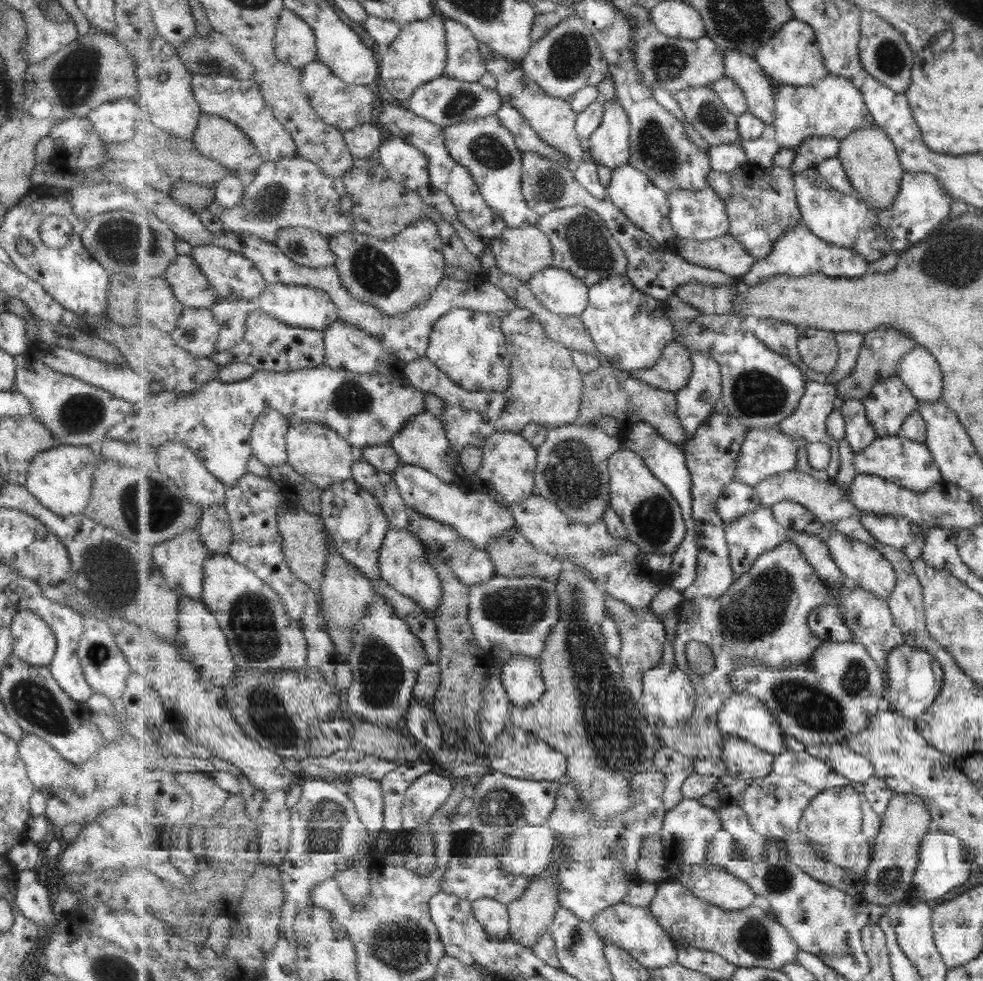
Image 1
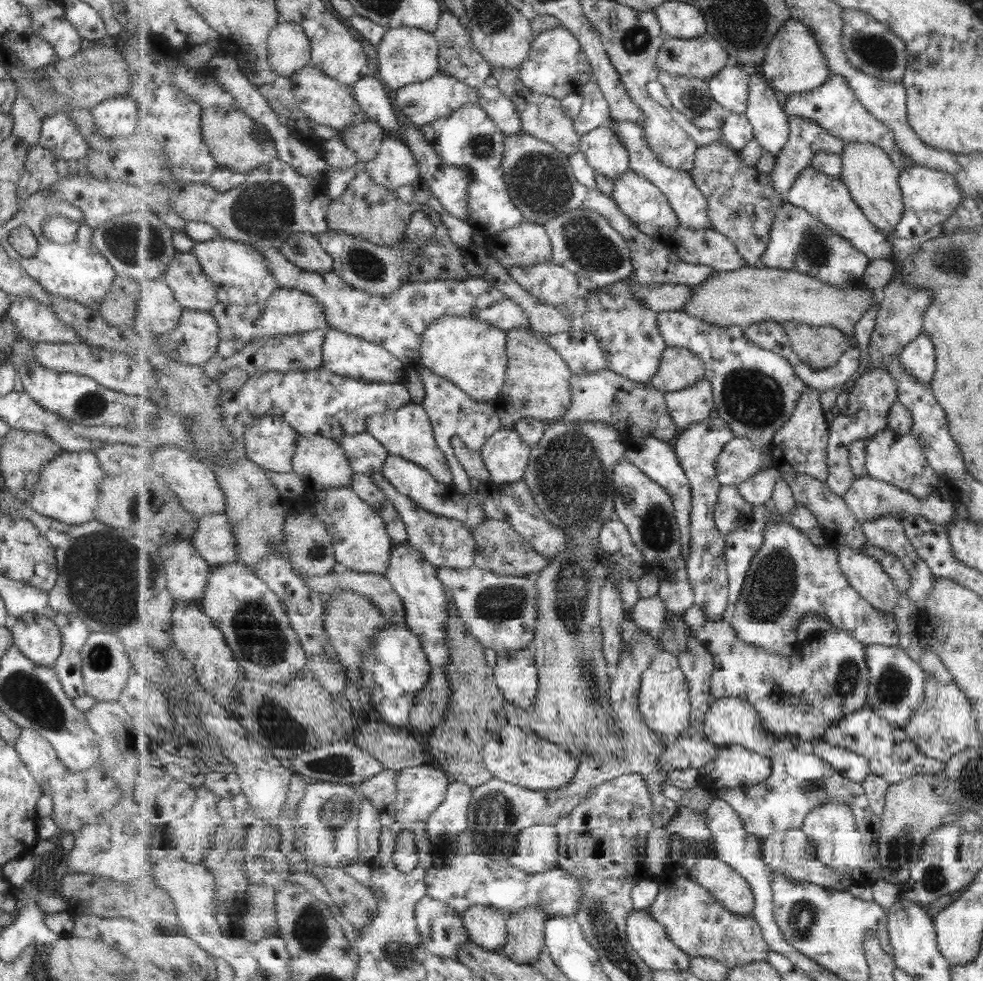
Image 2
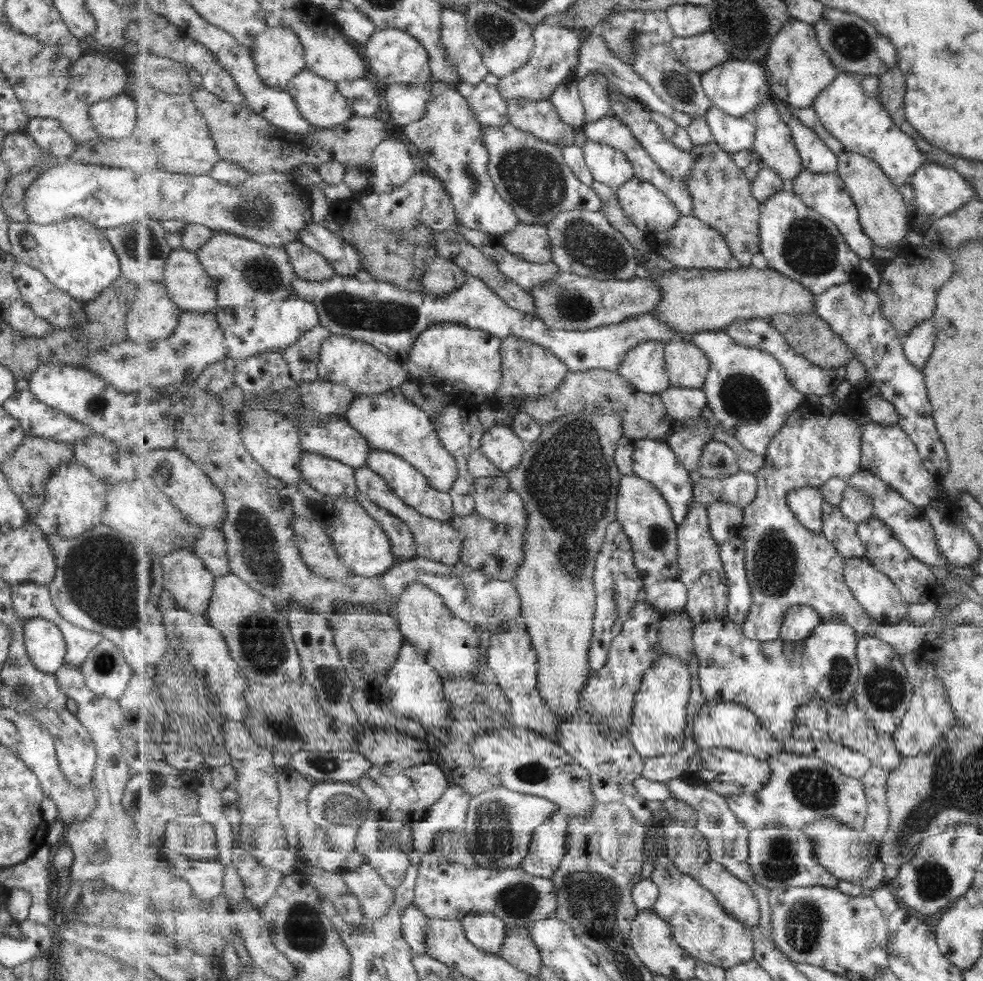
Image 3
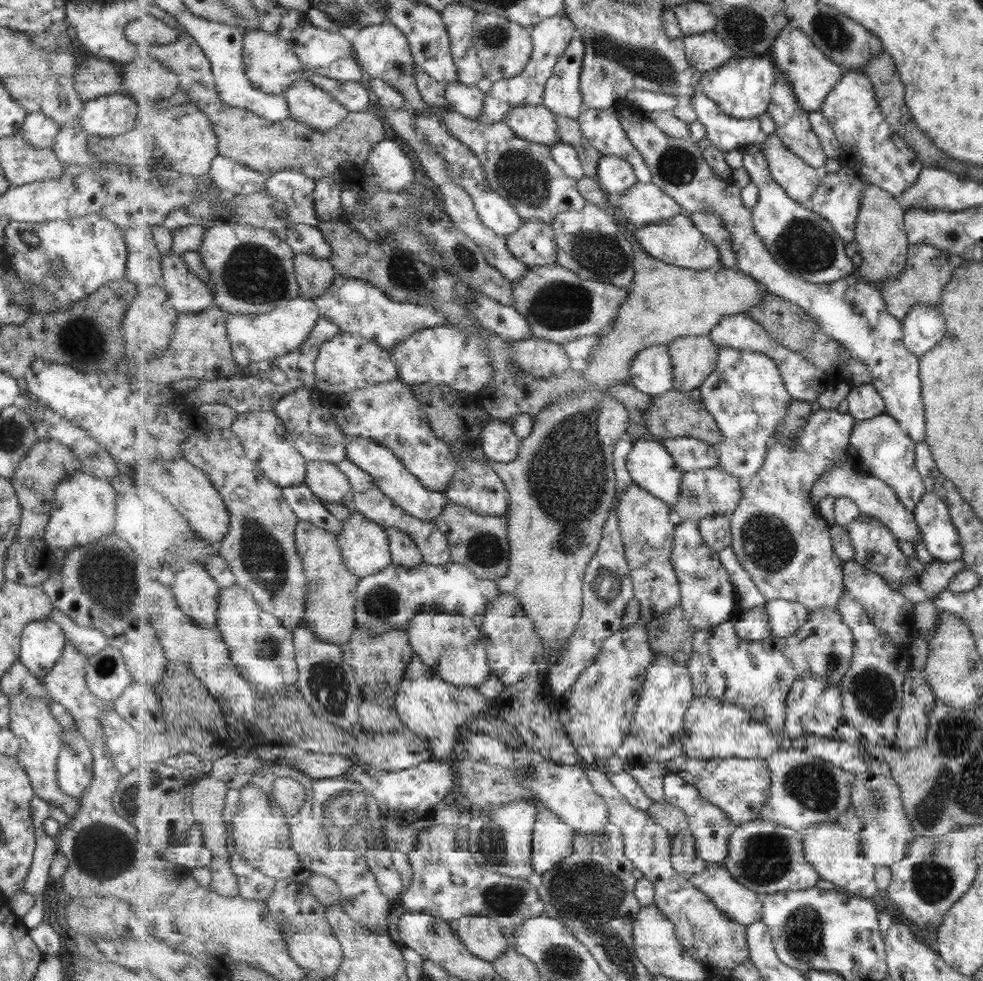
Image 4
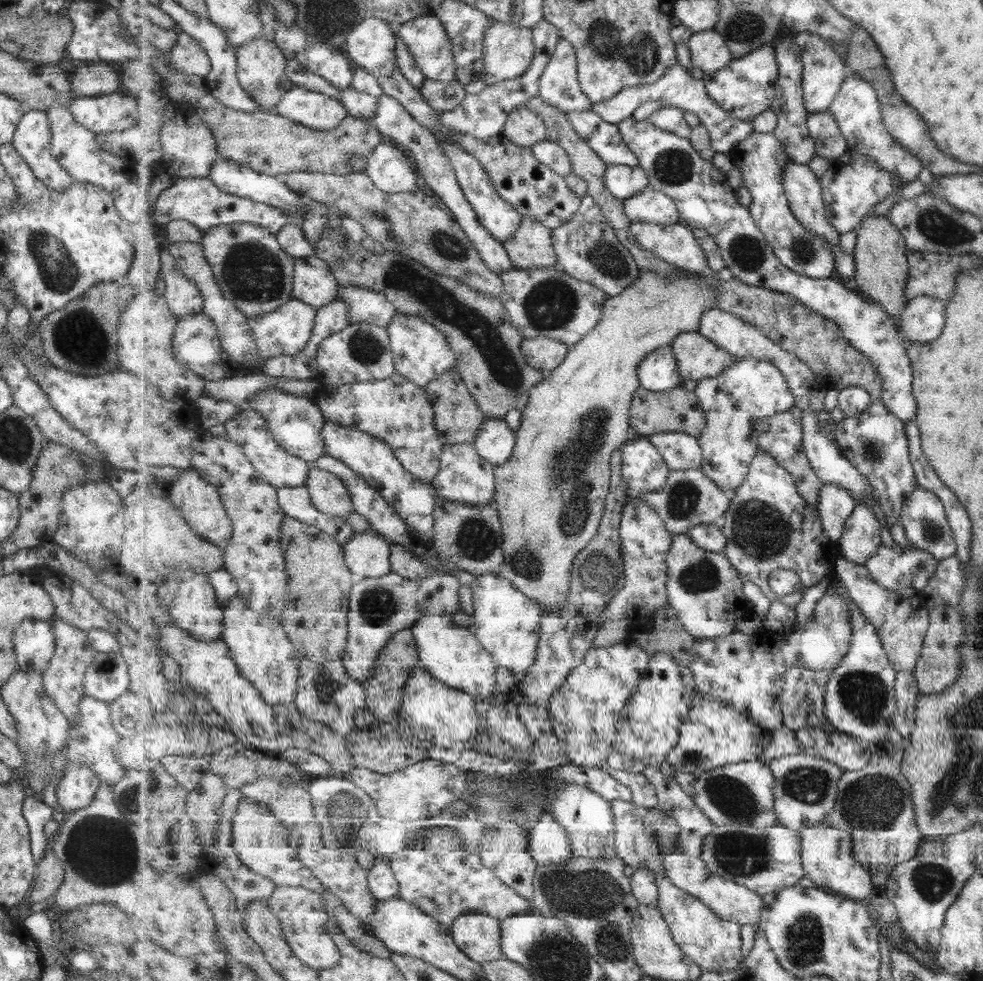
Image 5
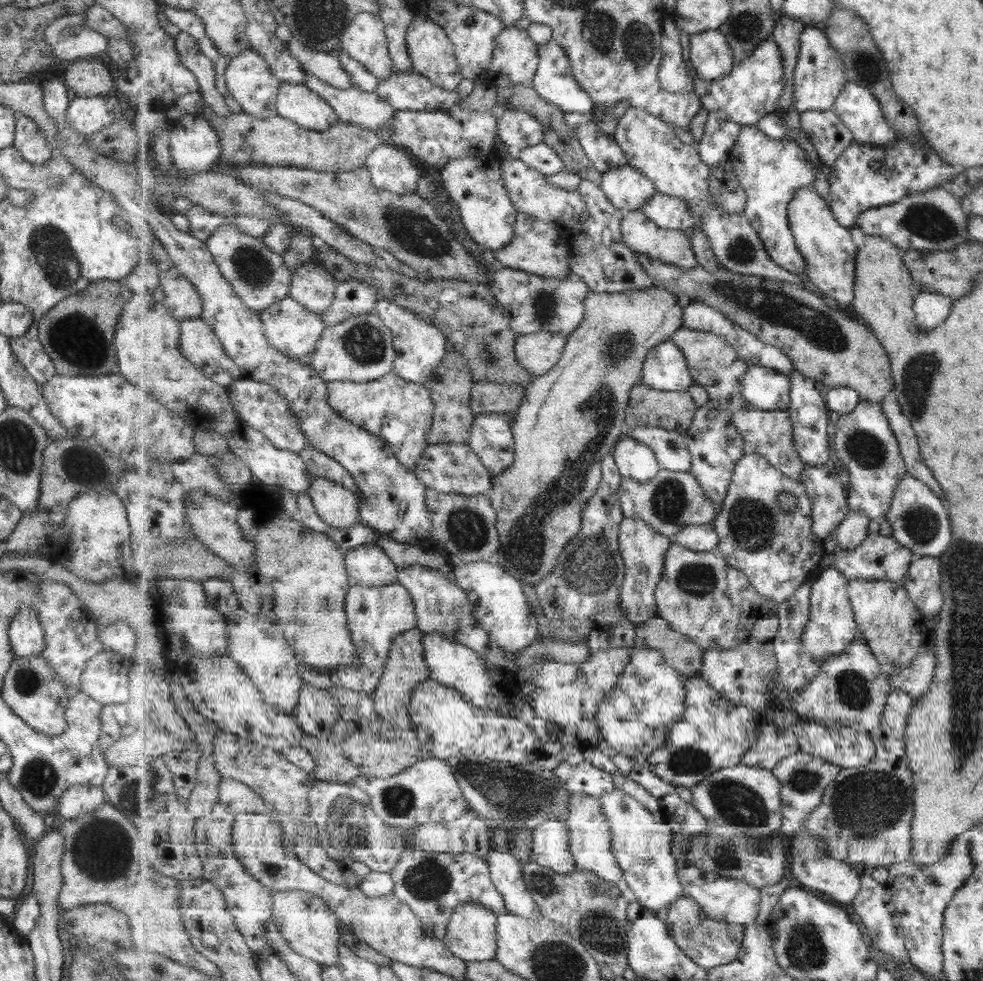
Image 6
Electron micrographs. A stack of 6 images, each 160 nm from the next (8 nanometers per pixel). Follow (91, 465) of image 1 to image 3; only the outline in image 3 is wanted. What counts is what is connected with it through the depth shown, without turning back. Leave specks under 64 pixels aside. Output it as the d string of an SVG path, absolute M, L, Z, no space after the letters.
M72 458L57 468L49 480L46 480L44 501L33 522L45 536L47 534L56 534L64 538L79 536L91 527L100 524L107 490L108 485L104 481L91 476L84 466Z

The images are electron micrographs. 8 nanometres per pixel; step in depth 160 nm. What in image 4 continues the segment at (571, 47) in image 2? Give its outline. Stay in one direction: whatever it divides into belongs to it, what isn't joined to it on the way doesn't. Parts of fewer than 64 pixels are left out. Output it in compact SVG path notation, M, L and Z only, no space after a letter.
M562 14L545 19L541 24L535 25L531 29L534 44L532 58L520 75L492 83L484 102L484 115L480 116L480 120L485 124L505 121L512 108L527 104L544 104L544 94L548 82L552 79L552 74L555 72L560 58L564 56L572 40L578 35L576 24L573 24L569 17L562 16Z

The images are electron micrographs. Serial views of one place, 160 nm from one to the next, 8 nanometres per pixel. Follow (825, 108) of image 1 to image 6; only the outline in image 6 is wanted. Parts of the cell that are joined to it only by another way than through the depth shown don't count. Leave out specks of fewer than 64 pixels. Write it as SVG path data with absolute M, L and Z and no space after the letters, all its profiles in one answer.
M845 83L833 109L852 130L855 141L883 148L896 143L898 134L884 115L880 100L865 85Z

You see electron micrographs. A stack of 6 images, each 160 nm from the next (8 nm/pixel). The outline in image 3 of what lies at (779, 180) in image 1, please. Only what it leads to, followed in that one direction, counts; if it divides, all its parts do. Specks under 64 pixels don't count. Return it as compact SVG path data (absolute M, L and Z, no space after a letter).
M719 143L696 145L692 150L695 159L694 173L688 180L688 189L694 200L693 216L717 229L732 249L735 265L751 267L751 260L760 247L760 218L762 205L752 195L753 180L747 178L744 168L739 168L732 153Z

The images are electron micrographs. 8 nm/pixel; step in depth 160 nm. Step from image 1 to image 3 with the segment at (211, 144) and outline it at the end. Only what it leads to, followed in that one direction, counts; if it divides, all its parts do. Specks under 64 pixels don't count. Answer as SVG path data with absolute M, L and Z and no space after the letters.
M203 88L197 89L192 95L192 99L196 101L197 108L204 114L205 120L208 120L213 140L221 158L231 161L242 166L248 173L255 175L257 173L265 173L266 171L275 172L293 172L302 164L310 164L319 168L326 162L340 162L345 166L355 166L363 169L373 160L373 153L376 148L390 137L390 131L385 129L385 122L376 117L355 116L349 119L347 123L329 127L326 129L315 129L305 134L294 133L294 143L290 143L285 139L287 130L279 130L279 127L270 120L257 114L249 108L243 108L241 105L230 103L223 100L220 96L209 92Z

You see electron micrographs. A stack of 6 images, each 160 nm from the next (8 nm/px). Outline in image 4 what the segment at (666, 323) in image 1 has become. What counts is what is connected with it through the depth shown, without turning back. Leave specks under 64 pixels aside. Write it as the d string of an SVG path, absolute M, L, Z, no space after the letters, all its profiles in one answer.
M656 345L643 349L630 368L631 380L641 392L653 397L675 387L675 368L669 348Z

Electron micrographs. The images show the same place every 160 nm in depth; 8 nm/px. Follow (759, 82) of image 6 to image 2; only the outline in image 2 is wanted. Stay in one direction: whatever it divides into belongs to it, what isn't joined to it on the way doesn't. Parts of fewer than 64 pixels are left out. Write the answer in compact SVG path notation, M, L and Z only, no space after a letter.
M741 65L726 66L713 80L708 81L712 95L726 109L745 115L750 93L749 76Z

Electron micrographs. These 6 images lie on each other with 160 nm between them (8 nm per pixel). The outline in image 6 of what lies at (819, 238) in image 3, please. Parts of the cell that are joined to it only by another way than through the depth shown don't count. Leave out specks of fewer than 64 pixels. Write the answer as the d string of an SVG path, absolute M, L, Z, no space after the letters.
M756 125L743 126L736 146L730 152L733 172L744 185L748 203L744 215L752 221L753 228L760 233L772 259L789 272L800 275L809 268L796 243L796 236L789 222L788 206L795 195L806 186L813 186L818 176L816 166L809 160L806 150L795 140L771 137Z

